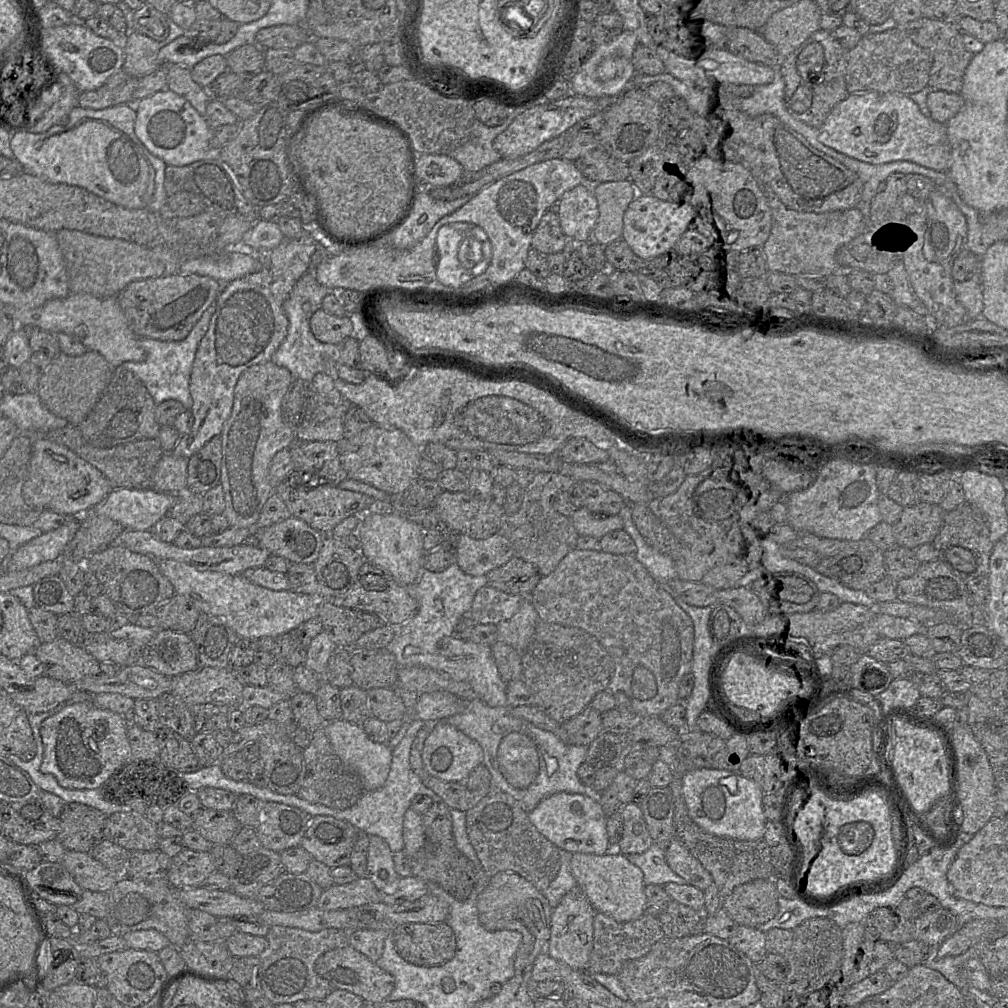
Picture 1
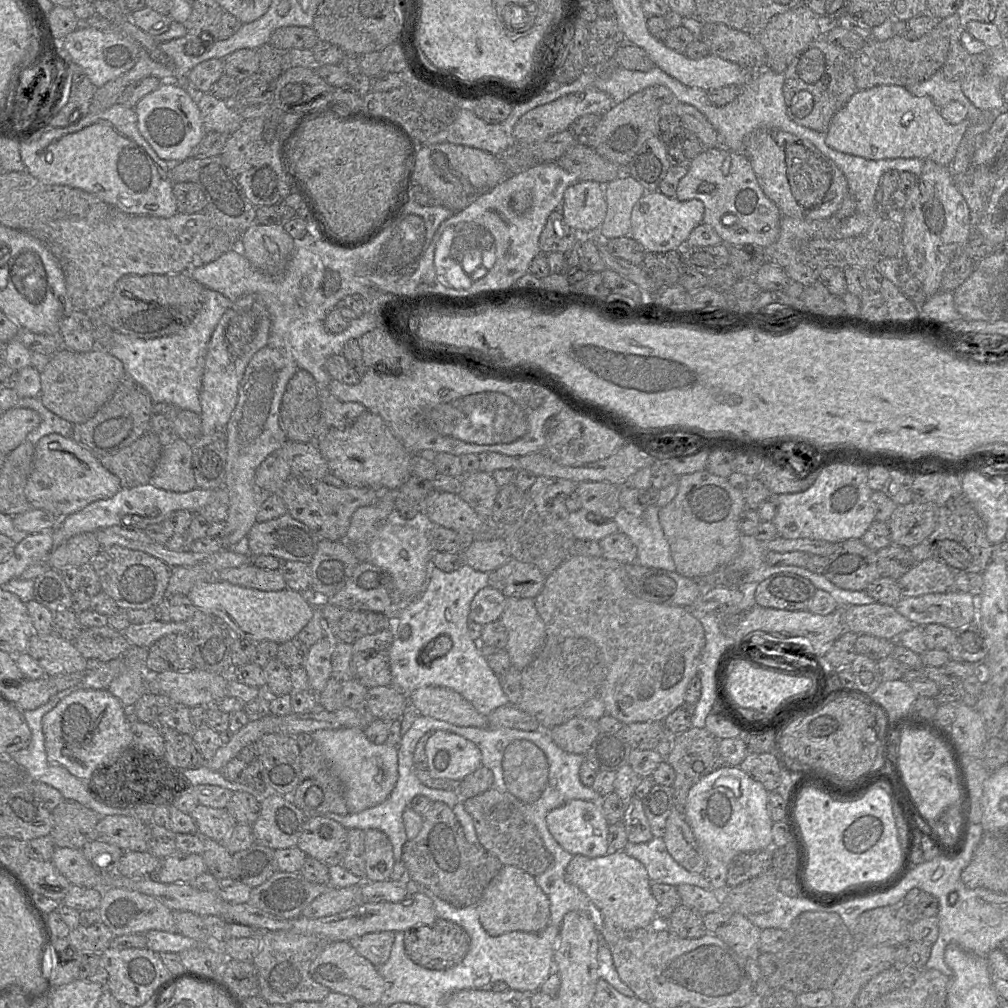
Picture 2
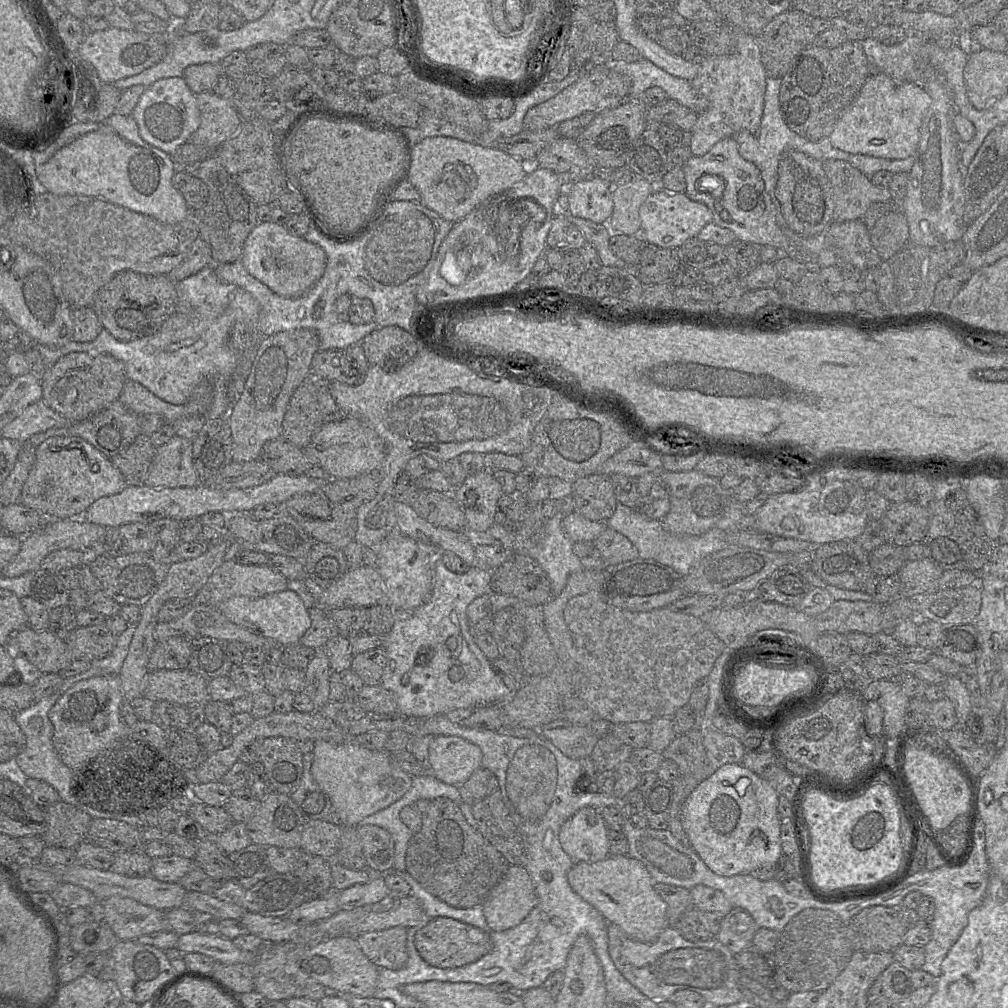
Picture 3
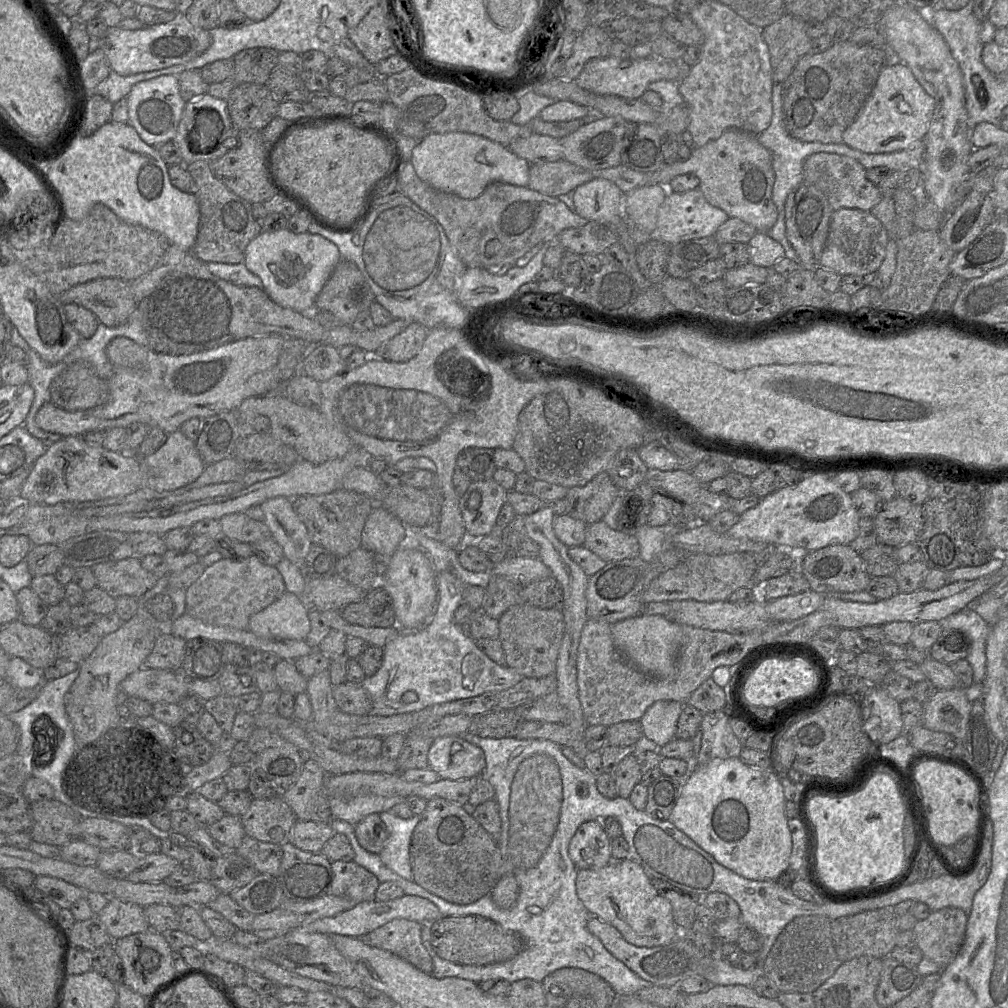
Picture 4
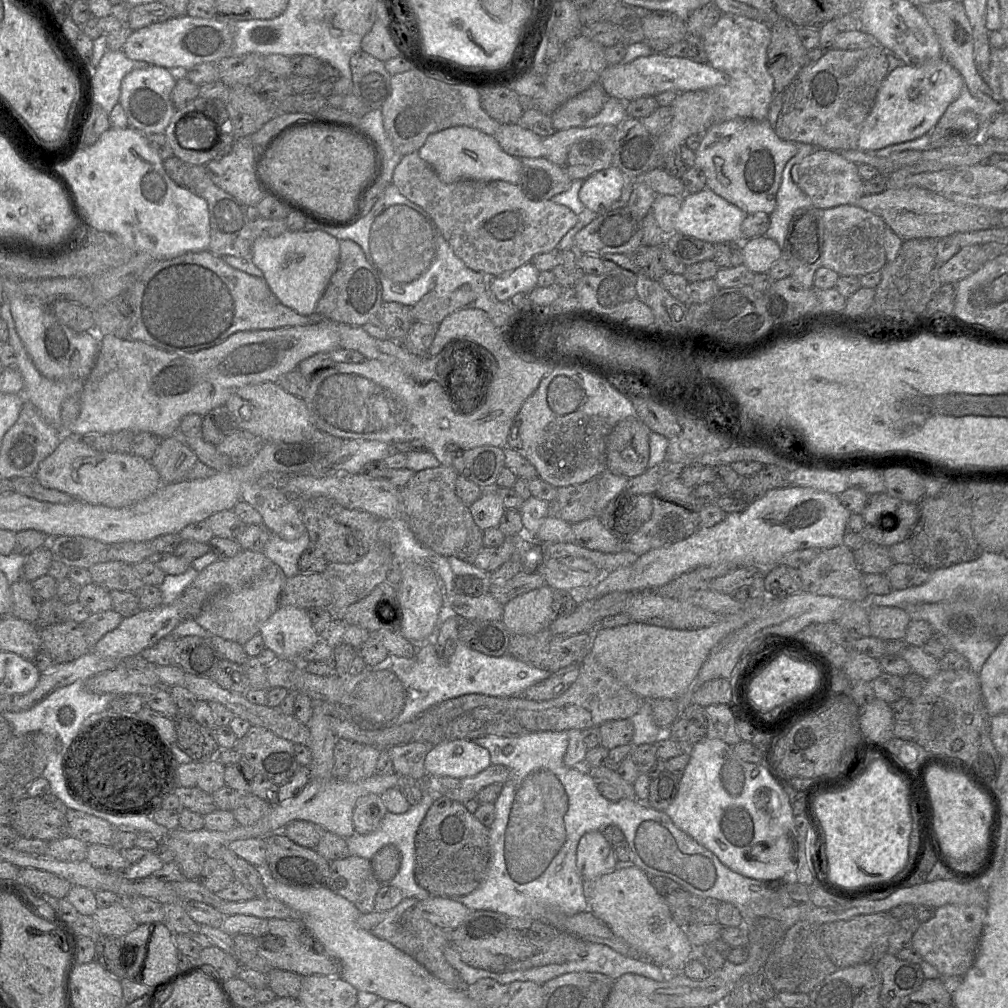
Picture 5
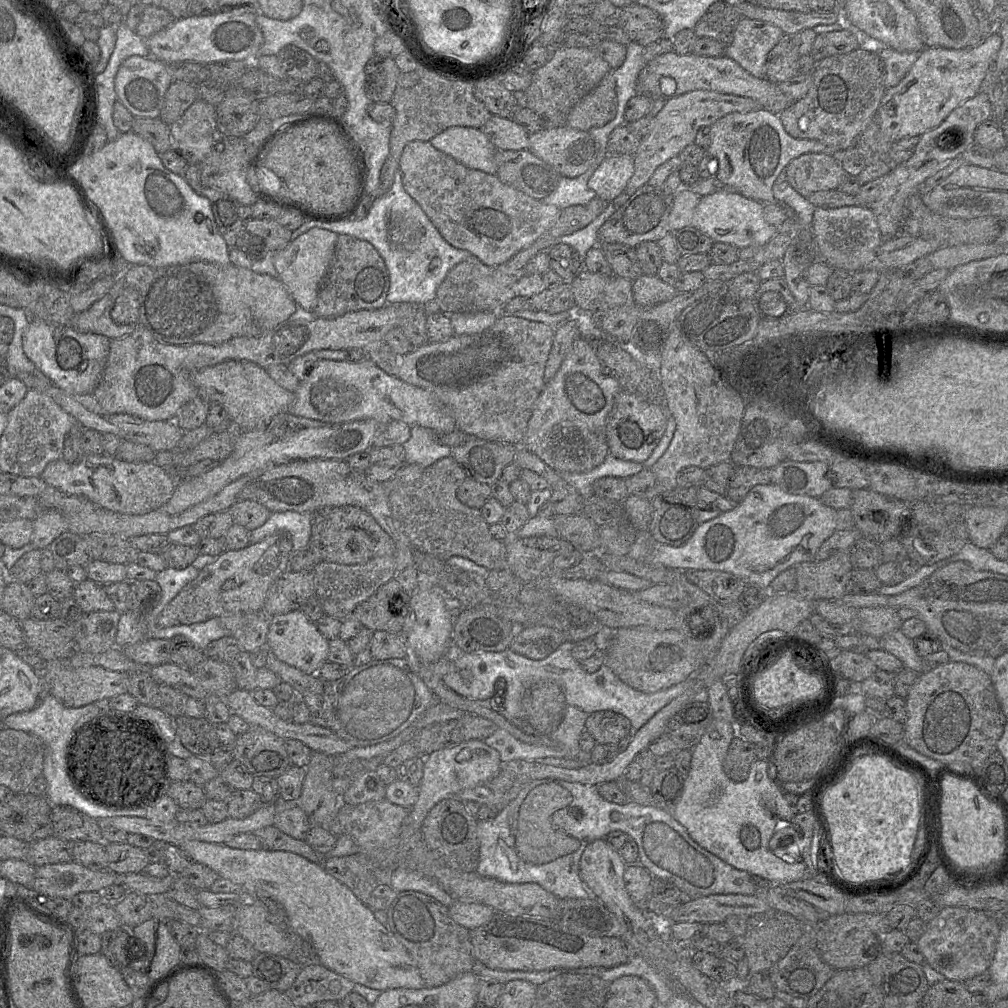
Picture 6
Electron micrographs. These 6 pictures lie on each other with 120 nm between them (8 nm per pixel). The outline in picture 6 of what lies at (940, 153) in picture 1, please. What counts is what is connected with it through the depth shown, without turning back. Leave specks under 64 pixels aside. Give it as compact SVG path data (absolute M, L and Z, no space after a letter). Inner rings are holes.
M992 31L977 45L964 49L925 47L909 72L896 86L885 91L875 120L882 134L893 142L921 136L938 126L957 106L974 97L983 87L987 72L992 69L1002 38Z

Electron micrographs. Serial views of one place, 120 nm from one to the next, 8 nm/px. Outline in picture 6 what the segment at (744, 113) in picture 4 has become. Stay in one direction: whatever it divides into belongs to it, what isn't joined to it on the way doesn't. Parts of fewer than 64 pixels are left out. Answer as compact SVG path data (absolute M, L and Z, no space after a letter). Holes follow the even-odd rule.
M742 18L734 33L733 41L727 45L725 55L736 61L743 69L757 78L765 77L765 63L770 51L783 37L783 31L770 23Z

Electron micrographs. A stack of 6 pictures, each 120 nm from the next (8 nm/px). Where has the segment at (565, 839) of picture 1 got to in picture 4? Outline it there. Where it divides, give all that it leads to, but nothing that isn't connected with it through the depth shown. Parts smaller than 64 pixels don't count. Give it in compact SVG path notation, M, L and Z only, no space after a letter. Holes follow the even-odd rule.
M601 819L590 820L579 826L569 843L568 854L578 870L600 869L613 860L611 839Z

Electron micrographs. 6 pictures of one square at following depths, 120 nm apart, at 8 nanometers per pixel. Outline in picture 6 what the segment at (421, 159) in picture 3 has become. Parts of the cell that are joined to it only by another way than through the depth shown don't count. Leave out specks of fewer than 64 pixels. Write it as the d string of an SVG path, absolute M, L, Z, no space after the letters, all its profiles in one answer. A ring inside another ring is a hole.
M450 127L434 136L430 143L467 168L495 175L497 149L479 128Z

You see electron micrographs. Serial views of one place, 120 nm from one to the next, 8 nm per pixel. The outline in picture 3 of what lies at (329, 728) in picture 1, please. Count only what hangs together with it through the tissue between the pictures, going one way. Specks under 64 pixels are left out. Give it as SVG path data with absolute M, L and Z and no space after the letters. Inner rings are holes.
M353 739L345 744L314 741L312 775L328 794L343 826L358 826L366 817L398 801L412 785L413 777L399 769L386 750L370 750Z

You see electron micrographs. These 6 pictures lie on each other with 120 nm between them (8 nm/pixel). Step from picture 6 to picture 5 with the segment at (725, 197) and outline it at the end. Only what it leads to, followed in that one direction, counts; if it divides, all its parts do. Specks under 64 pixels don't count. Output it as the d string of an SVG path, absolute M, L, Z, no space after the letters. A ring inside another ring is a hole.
M704 187L694 193L681 197L681 205L674 216L674 232L718 244L722 242L742 242L741 224L747 214L737 206L729 203L712 190Z

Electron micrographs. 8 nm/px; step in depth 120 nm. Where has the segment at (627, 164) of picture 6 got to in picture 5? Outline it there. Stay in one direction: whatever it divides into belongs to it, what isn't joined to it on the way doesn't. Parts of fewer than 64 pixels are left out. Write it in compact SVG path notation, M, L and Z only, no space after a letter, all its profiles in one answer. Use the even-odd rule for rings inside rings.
M611 165L584 180L579 190L579 200L587 210L606 213L619 201L626 181L629 181L627 177Z

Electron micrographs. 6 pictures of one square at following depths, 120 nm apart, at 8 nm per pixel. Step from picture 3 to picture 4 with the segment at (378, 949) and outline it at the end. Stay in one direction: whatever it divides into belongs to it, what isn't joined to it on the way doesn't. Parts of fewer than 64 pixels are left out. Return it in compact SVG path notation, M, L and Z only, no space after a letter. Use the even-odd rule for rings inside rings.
M398 918L360 937L368 946L389 951L426 974L432 974L433 961L423 943L423 924Z

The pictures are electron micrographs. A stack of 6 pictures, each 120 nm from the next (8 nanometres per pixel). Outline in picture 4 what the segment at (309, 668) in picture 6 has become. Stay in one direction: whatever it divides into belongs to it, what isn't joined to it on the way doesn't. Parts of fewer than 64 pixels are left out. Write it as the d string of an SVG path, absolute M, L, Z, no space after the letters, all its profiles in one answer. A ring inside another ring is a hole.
M286 591L278 600L250 617L248 630L266 639L305 640L310 632L309 607L301 598Z

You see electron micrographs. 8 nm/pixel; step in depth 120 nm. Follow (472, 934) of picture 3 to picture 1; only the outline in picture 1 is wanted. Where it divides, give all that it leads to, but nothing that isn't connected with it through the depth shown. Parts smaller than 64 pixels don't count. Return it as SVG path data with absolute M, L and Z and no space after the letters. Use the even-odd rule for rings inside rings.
M447 922L406 923L391 930L395 949L417 966L441 966L453 959L456 936Z

